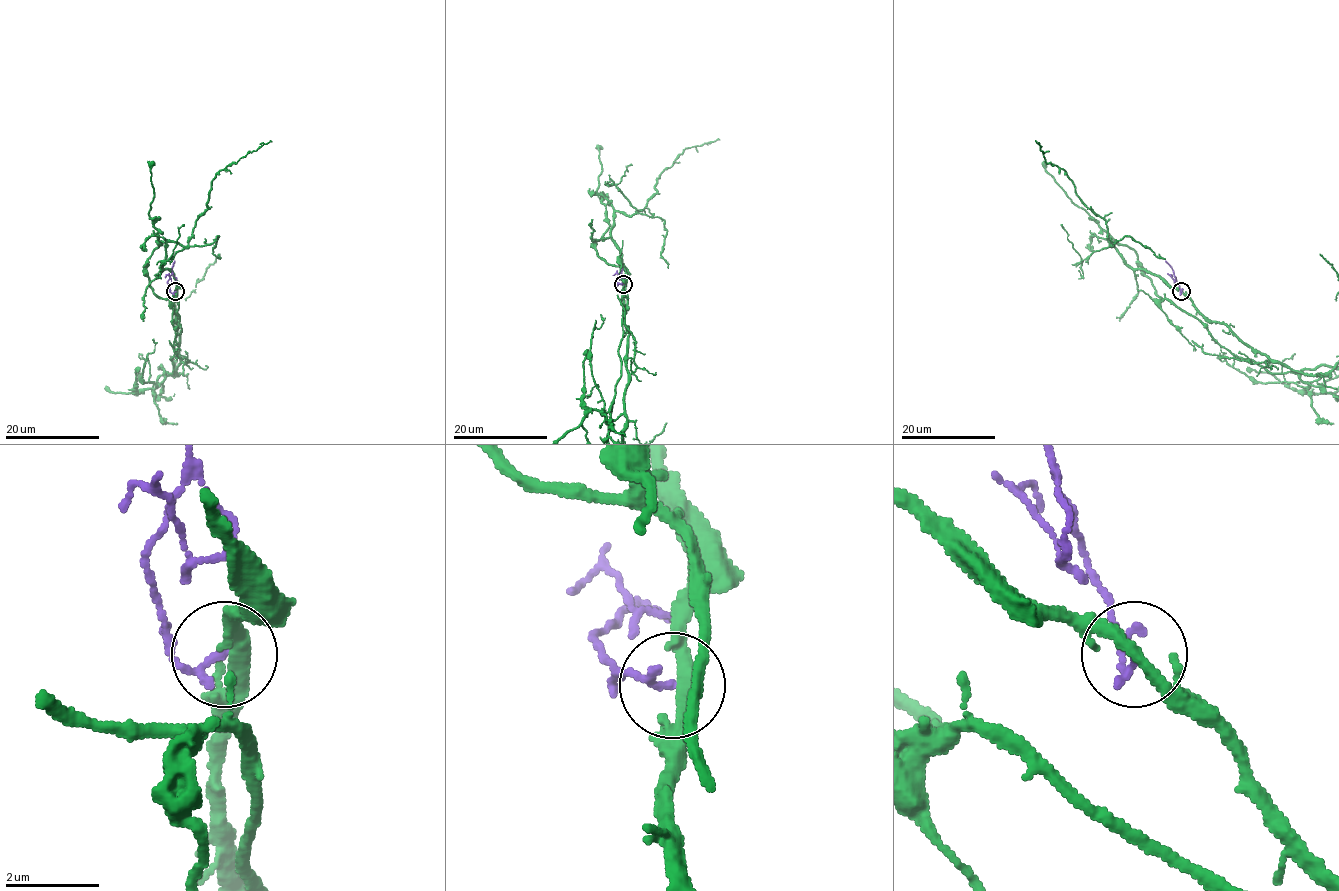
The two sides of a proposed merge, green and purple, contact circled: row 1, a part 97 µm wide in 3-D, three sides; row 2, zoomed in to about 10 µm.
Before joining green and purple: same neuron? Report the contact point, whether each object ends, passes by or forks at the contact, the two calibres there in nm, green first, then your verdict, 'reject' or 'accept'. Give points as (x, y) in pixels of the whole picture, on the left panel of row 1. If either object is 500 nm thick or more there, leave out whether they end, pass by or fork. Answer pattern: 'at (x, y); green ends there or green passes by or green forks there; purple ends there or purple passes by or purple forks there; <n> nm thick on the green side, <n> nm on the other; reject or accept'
at (175, 291); green forks there; purple ends there; 260 nm thick on the green side, 160 nm on the other; reject

